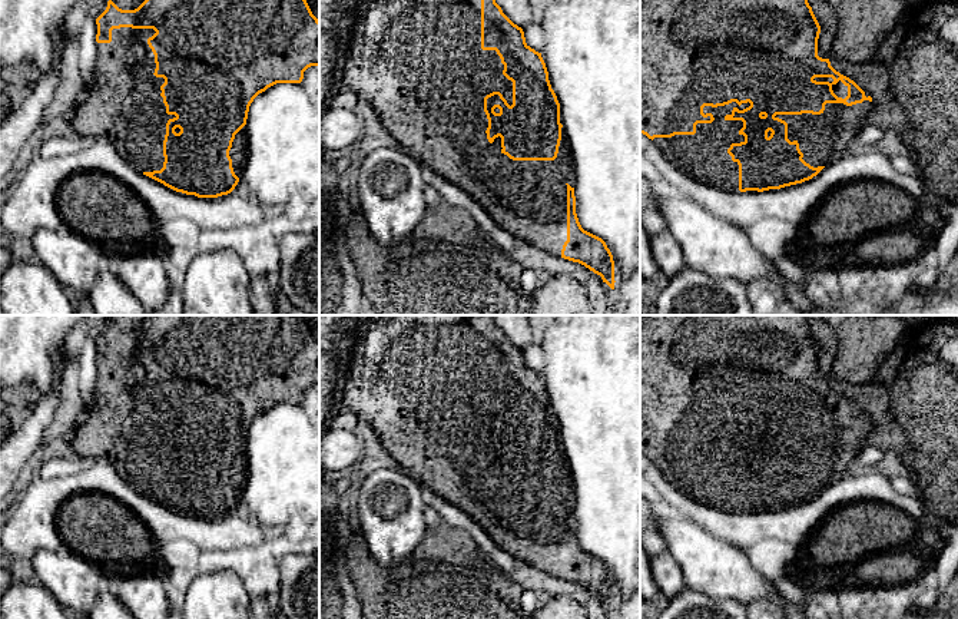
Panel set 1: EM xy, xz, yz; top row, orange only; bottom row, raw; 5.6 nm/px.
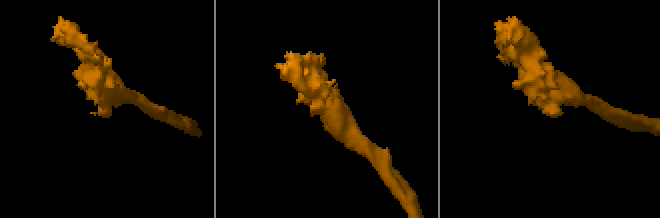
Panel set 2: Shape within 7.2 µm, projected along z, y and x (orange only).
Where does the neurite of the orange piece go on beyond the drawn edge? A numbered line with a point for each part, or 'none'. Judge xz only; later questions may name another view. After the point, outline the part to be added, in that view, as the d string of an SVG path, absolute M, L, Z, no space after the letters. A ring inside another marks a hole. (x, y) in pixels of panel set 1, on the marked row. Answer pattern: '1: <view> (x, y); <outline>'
1: xz (414, 60); M362 0L357 10L357 20L352 24L354 34L351 47L345 56L344 83L355 92L361 99L368 100L384 128L398 142L398 146L405 150L412 159L431 168L435 173L447 178L461 191L467 192L475 202L478 202L487 213L504 231L513 234L516 238L534 245L548 254L561 256L561 249L567 241L567 186L574 188L576 172L570 142L564 128L561 128L561 140L558 153L554 160L513 160L501 152L501 138L495 138L493 143L487 139L488 119L484 112L484 97L493 92L500 92L507 103L513 105L513 82L504 75L504 64L495 50L481 49L481 0Z

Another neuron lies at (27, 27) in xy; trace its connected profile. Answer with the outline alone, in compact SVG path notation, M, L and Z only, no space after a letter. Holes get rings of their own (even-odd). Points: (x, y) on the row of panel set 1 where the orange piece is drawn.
M0 0L0 69L30 62L40 73L57 57L54 30L79 0Z

